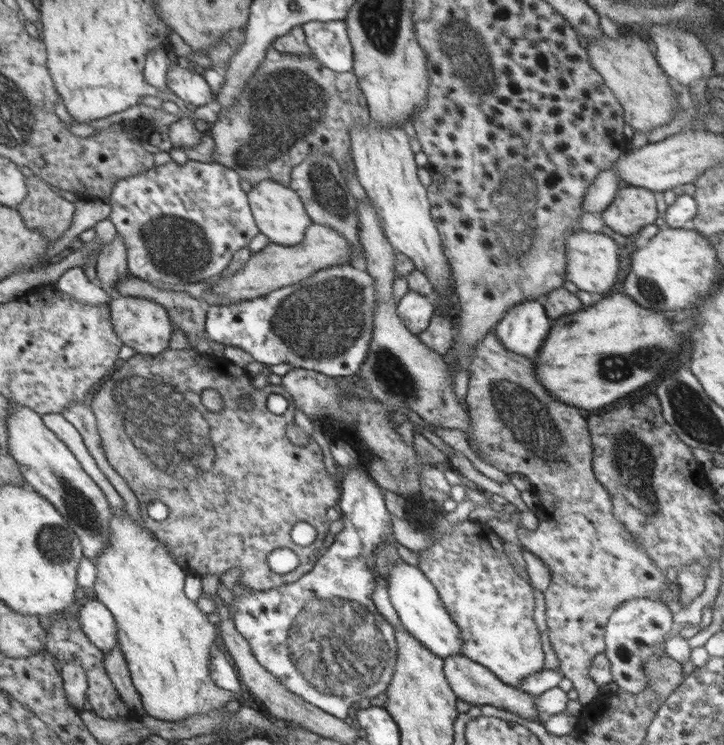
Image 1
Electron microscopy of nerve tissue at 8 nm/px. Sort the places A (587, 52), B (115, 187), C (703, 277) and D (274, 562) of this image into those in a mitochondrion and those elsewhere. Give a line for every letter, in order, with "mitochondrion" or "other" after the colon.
A: other
B: other
C: other
D: other

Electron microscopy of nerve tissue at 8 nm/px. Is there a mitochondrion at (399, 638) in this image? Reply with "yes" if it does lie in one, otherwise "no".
yes

